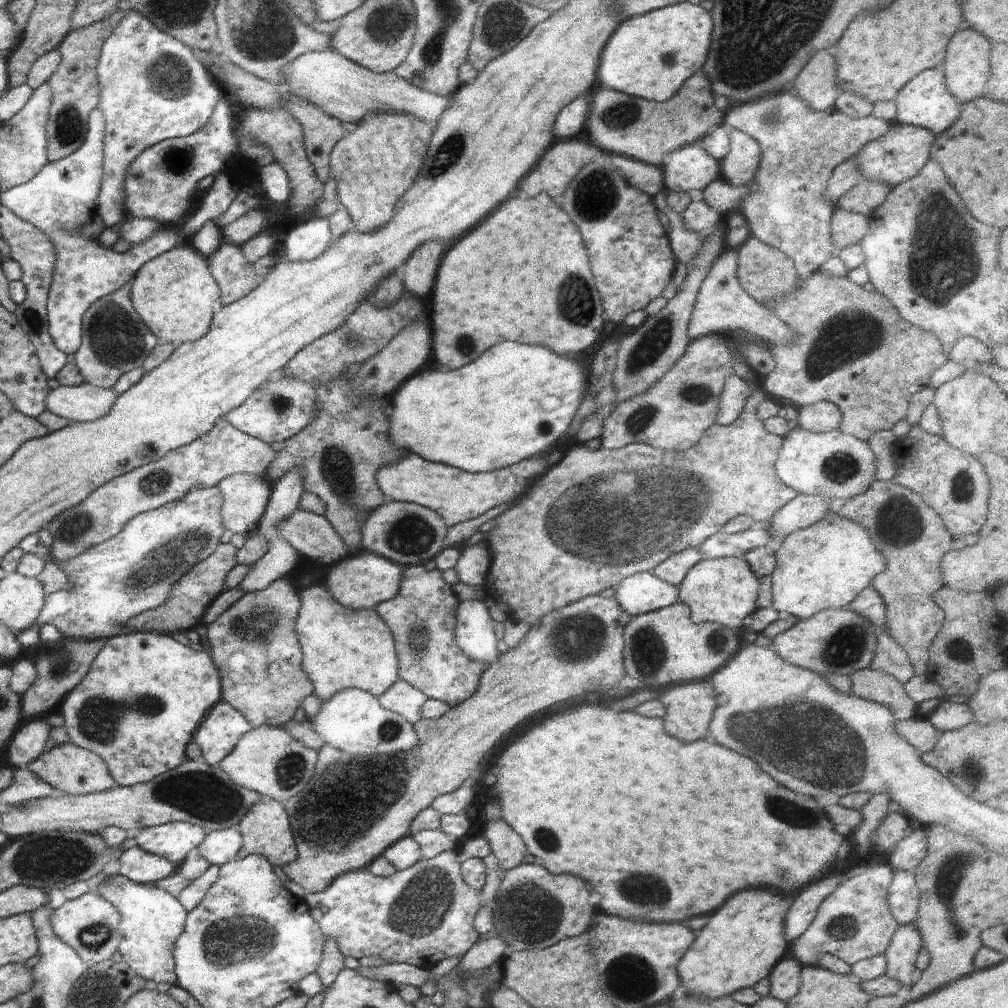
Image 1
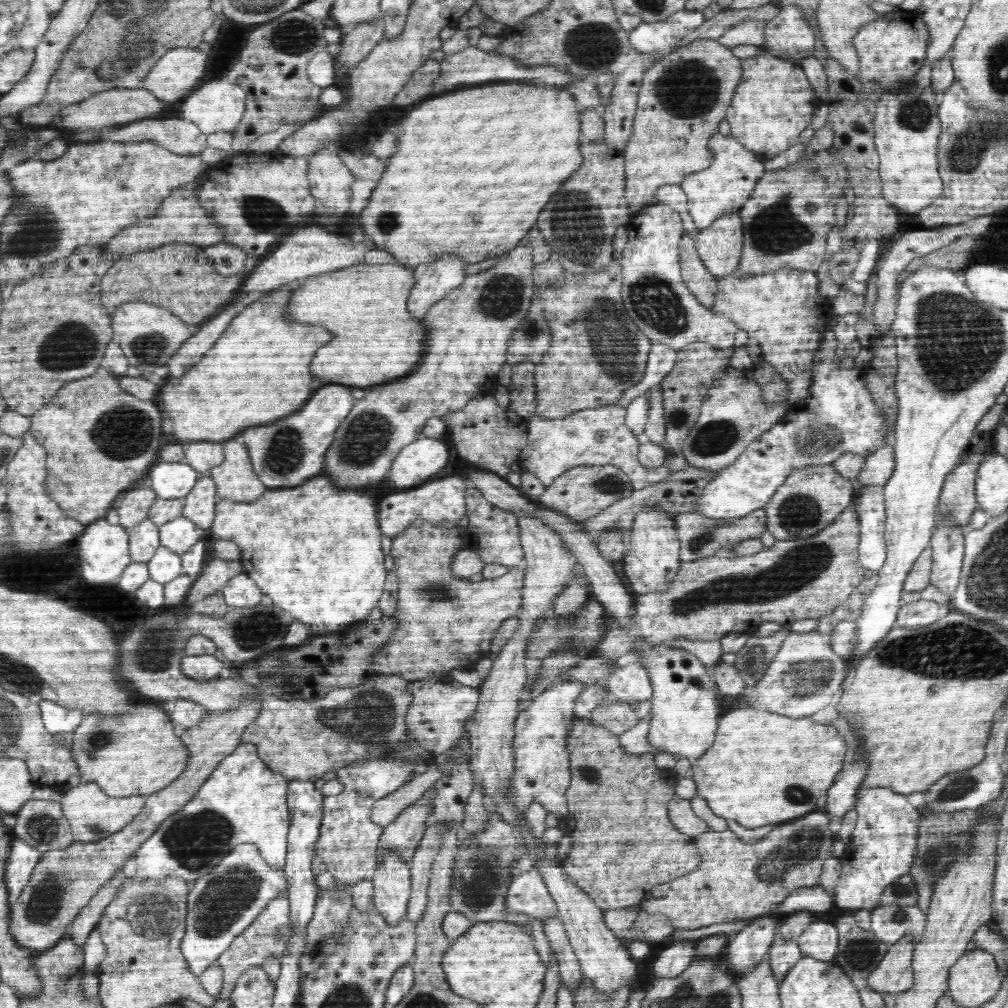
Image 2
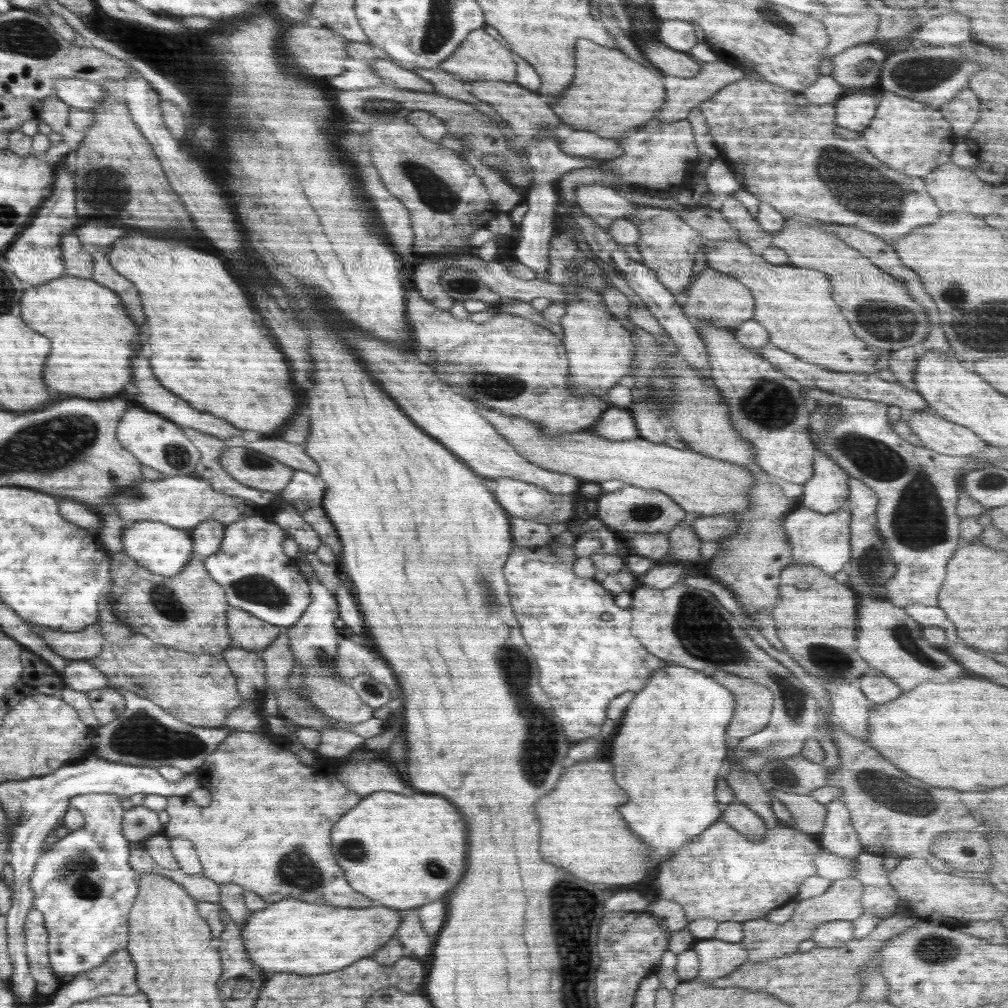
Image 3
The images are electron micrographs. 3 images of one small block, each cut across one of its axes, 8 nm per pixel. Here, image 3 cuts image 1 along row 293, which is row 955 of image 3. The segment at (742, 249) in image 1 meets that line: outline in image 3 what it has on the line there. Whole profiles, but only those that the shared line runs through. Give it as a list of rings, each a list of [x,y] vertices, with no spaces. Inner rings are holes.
[[[855,878],[841,879],[832,883],[824,894],[798,901],[792,918],[784,924],[768,922],[765,918],[744,921],[742,924],[743,939],[739,944],[744,946],[744,950],[748,952],[745,963],[760,964],[760,962],[770,960],[770,958],[794,954],[798,951],[800,942],[808,940],[818,925],[834,920],[853,921],[860,917],[864,914],[862,891],[864,891],[864,888]]]

